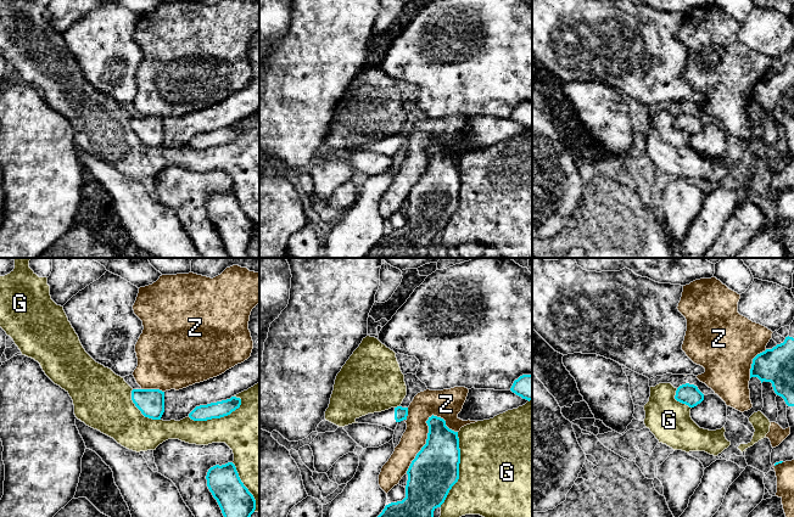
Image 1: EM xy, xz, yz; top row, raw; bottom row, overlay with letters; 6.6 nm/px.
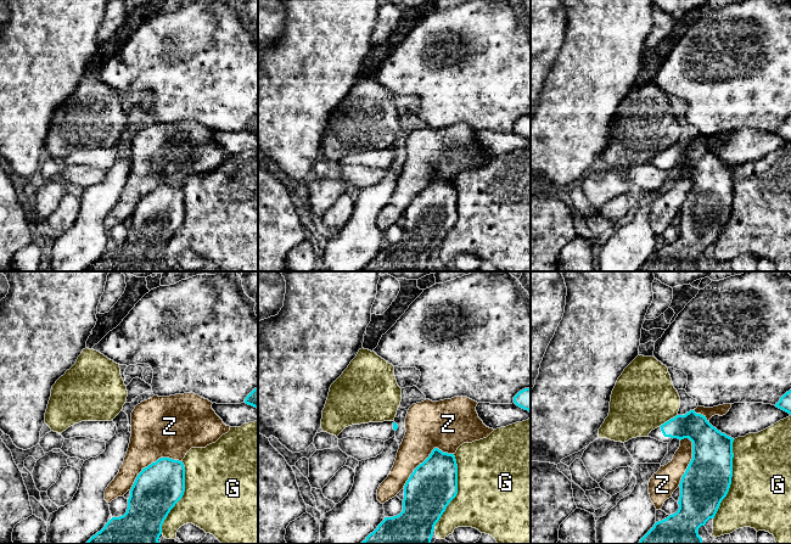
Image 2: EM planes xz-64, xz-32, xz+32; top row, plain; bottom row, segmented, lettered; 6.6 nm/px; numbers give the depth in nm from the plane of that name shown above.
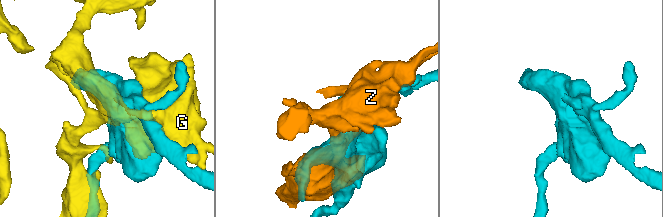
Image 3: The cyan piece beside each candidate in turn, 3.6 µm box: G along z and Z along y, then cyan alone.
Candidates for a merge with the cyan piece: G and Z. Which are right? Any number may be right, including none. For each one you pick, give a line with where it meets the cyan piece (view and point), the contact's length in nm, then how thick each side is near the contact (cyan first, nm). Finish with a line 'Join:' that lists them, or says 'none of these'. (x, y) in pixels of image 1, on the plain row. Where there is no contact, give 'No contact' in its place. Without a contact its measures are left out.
Join: none of these

